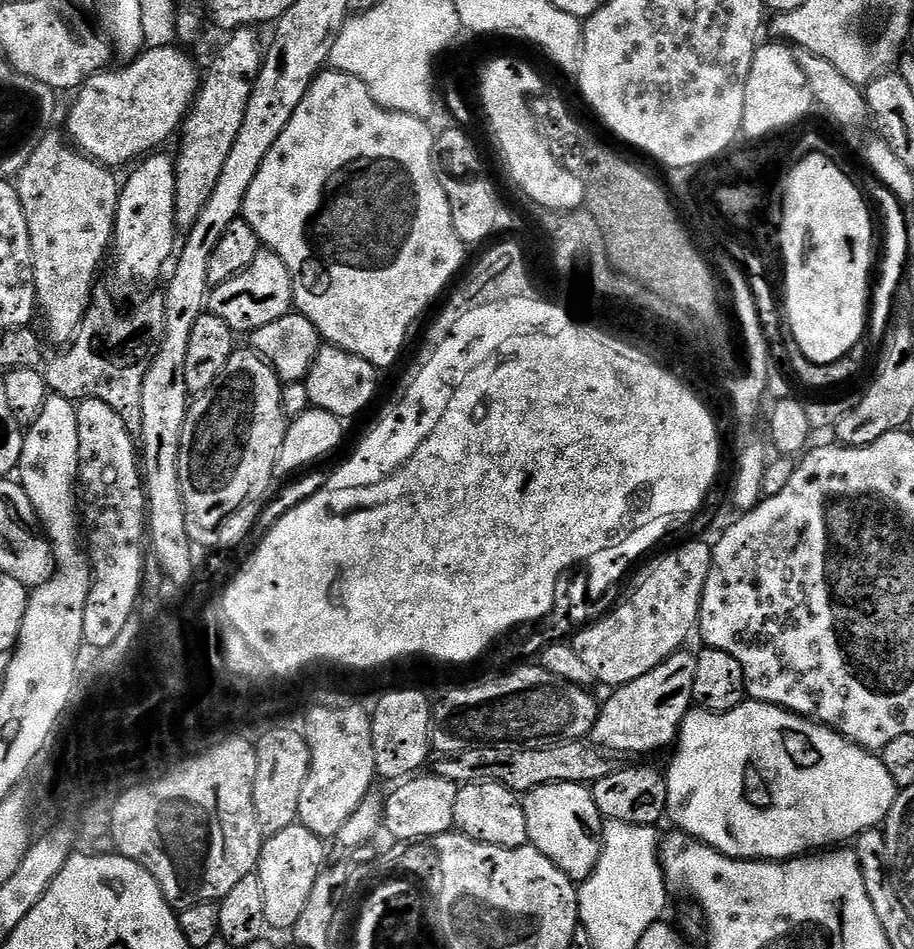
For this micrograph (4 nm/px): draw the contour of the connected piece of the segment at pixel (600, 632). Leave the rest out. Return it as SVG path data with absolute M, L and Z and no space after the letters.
M695 538L676 548L636 589L632 592L629 600L621 599L612 609L610 618L600 618L589 623L588 628L577 631L571 641L572 649L582 658L586 670L590 670L593 681L601 680L609 684L609 689L621 688L623 684L634 682L634 678L642 678L642 674L650 674L654 666L666 662L676 652L685 647L688 635L693 635L700 619L700 603L702 602L702 590L706 586L706 578L710 574L712 565L712 544L700 538Z

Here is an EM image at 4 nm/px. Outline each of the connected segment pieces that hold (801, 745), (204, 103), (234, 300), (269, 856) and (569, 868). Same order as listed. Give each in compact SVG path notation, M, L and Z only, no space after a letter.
M745 699L743 704L734 706L734 710L725 712L708 712L705 708L695 706L689 708L686 718L680 724L680 734L676 737L674 751L671 753L672 765L666 768L668 781L668 811L667 819L673 820L675 827L686 835L701 840L727 856L739 860L790 860L794 856L815 853L817 850L828 850L833 846L844 846L847 842L855 841L867 828L883 825L888 817L890 806L896 801L897 787L894 778L881 762L879 755L869 752L868 749L858 746L853 740L848 740L841 732L818 724L797 712L787 712L766 702Z
M255 27L237 28L232 36L216 52L208 72L203 73L200 91L196 101L184 118L182 131L179 133L180 153L175 153L176 162L176 211L177 229L187 230L198 222L198 214L206 210L206 202L210 202L210 194L214 194L214 186L218 186L218 178L222 174L222 166L226 166L226 158L230 158L230 150L238 139L238 130L242 130L242 122L246 122L246 102L250 102L250 94L254 90L254 82L258 78L260 68L264 64L265 49L260 48L260 36Z
M262 250L234 278L215 285L209 291L207 311L213 312L226 326L230 326L233 333L250 334L262 326L270 326L270 322L278 322L278 318L289 315L293 311L292 303L292 279L290 272L286 270L286 264L278 254Z
M299 822L265 839L254 874L262 882L262 910L269 929L277 928L280 932L295 929L320 872L326 868L324 844L322 837Z
M547 784L523 797L528 827L528 843L538 849L562 874L574 882L583 882L594 870L600 857L604 820L594 806L591 791L582 784Z

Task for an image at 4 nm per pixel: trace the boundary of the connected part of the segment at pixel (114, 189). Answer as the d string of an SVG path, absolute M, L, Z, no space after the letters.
M52 130L42 138L42 142L38 142L38 150L30 154L30 162L26 162L14 183L20 195L22 210L26 214L26 226L30 230L36 302L42 316L44 312L44 324L48 327L49 338L60 344L56 346L67 346L75 340L84 315L88 313L88 306L92 303L94 289L97 287L96 271L109 255L122 184L119 179L116 181L112 173L115 171L111 167L97 164L73 147L61 133L60 136L56 130Z

